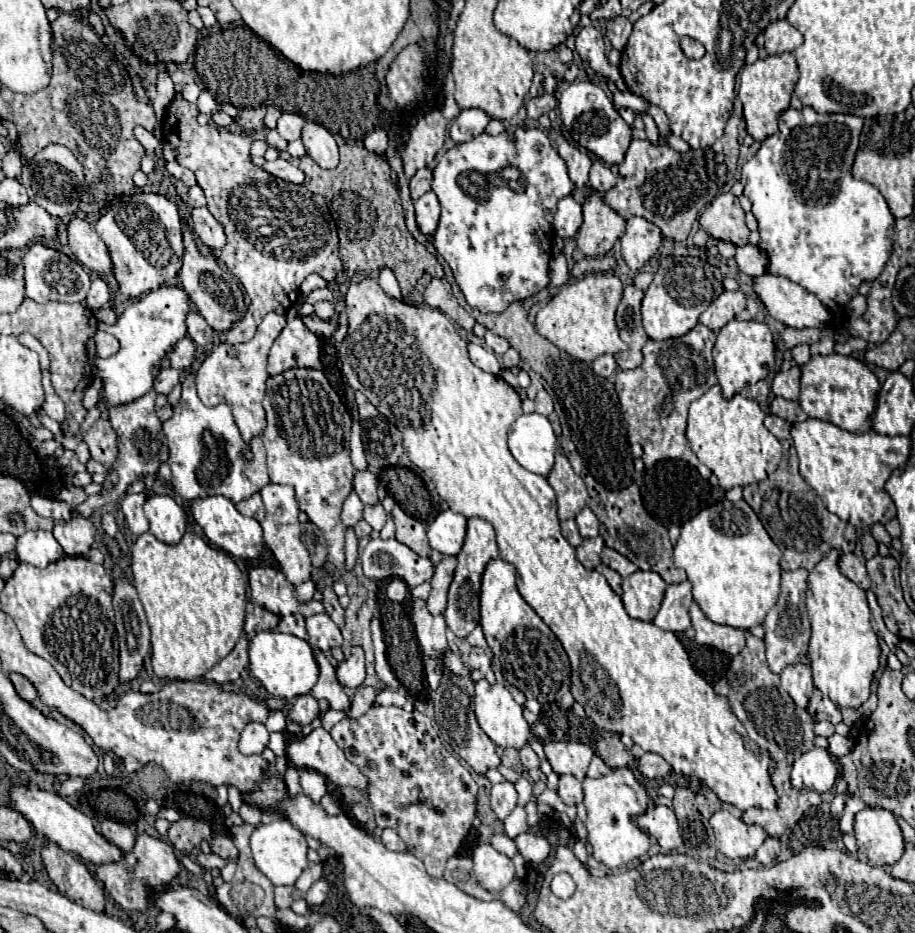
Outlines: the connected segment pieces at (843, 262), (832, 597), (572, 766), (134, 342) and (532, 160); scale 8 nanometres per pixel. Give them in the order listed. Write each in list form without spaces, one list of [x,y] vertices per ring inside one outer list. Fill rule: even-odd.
[[[805,106],[803,110],[789,108],[789,110],[785,110],[781,114],[777,134],[773,134],[767,140],[763,140],[759,152],[749,162],[745,162],[743,168],[741,168],[741,184],[745,186],[745,192],[743,194],[751,200],[753,214],[755,214],[755,218],[759,222],[759,232],[761,232],[759,248],[765,250],[765,254],[769,258],[769,268],[767,270],[771,274],[775,274],[775,276],[785,276],[791,282],[795,282],[795,284],[803,286],[805,290],[809,290],[811,294],[815,294],[821,300],[821,304],[835,316],[831,320],[833,326],[841,326],[845,322],[843,316],[845,316],[847,302],[857,294],[857,288],[861,286],[861,282],[875,280],[881,274],[881,268],[885,266],[885,262],[889,260],[889,256],[893,252],[893,224],[895,224],[895,218],[889,212],[889,206],[887,206],[885,198],[881,196],[881,192],[873,184],[863,182],[863,180],[855,180],[851,176],[851,166],[853,166],[855,152],[857,152],[857,146],[859,146],[861,128],[863,128],[863,118],[853,116],[853,114],[819,114],[813,108],[809,108],[809,106]]]
[[[841,550],[829,552],[808,576],[808,591],[806,596],[806,607],[811,620],[811,642],[809,642],[809,656],[811,656],[811,670],[813,670],[813,684],[823,694],[827,694],[837,706],[845,708],[859,708],[869,698],[869,688],[873,682],[873,674],[879,668],[879,640],[877,634],[871,628],[871,612],[867,606],[865,590],[853,584],[849,578],[845,578],[839,572],[837,560]]]
[[[549,742],[545,756],[557,774],[571,774],[583,780],[593,758],[593,750],[581,742]]]
[[[165,284],[157,290],[151,290],[139,302],[133,302],[119,320],[113,325],[98,322],[98,330],[113,334],[121,348],[117,354],[109,356],[107,360],[95,360],[95,374],[103,378],[103,396],[97,402],[101,410],[101,418],[107,420],[109,406],[129,404],[141,396],[145,396],[153,388],[153,370],[161,364],[161,360],[173,350],[173,346],[187,336],[185,318],[191,310],[189,294],[179,284]]]
[[[509,128],[497,136],[489,136],[489,134],[479,134],[477,138],[457,144],[455,148],[447,150],[443,154],[443,158],[437,162],[437,166],[433,168],[433,184],[431,184],[433,192],[439,198],[441,204],[441,220],[439,226],[433,234],[433,246],[437,248],[437,252],[445,258],[445,262],[451,266],[455,280],[461,288],[461,292],[465,294],[465,300],[469,302],[469,306],[481,310],[481,312],[503,312],[503,308],[507,308],[511,302],[517,300],[525,300],[533,294],[537,294],[541,288],[545,288],[549,284],[549,260],[551,260],[551,222],[553,222],[553,214],[555,214],[555,204],[559,202],[559,198],[569,196],[575,188],[575,184],[569,180],[567,174],[567,166],[563,162],[563,158],[557,154],[557,150],[553,150],[549,136],[545,132],[541,132],[539,128]]]

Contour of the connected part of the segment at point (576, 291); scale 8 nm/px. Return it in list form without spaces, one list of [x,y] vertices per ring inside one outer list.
[[[585,274],[581,280],[561,286],[559,294],[555,294],[551,302],[537,312],[535,328],[543,338],[553,342],[559,350],[583,362],[591,362],[601,354],[625,352],[625,342],[619,338],[619,332],[615,326],[615,310],[617,310],[617,304],[621,302],[621,292],[623,292],[623,284],[615,274]]]

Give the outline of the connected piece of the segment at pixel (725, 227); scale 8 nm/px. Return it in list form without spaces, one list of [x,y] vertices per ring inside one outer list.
[[[731,192],[719,194],[701,214],[699,226],[715,240],[733,242],[735,246],[747,244],[749,228],[739,198]]]

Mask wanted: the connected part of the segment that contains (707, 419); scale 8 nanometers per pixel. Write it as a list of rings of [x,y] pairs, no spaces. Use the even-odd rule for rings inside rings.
[[[713,386],[691,404],[687,424],[689,446],[695,456],[719,478],[719,486],[723,490],[761,482],[769,476],[769,472],[777,470],[781,462],[781,444],[763,426],[763,420],[765,412],[755,400],[749,400],[741,394],[725,400],[719,386]]]

